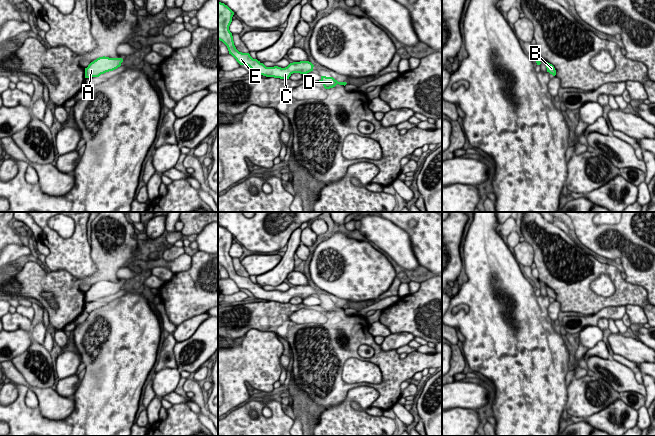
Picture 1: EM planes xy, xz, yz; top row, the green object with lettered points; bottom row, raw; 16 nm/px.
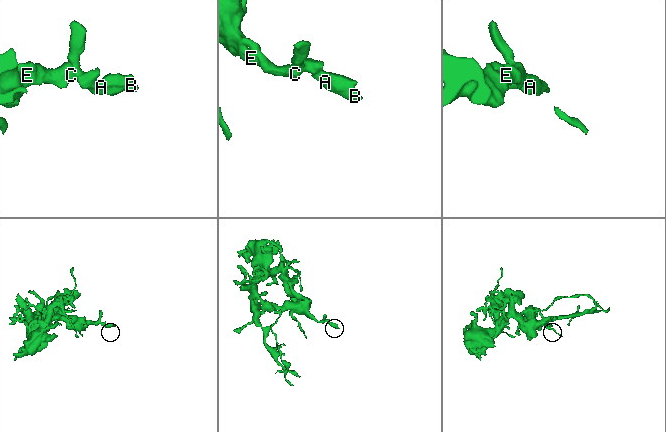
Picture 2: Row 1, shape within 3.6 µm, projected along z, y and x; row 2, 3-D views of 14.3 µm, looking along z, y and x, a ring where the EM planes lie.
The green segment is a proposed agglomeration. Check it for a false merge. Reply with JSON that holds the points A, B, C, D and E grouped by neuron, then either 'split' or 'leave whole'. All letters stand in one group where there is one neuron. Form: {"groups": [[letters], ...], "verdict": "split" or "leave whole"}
{"groups": [["A", "B", "C", "D", "E"]], "verdict": "leave whole"}

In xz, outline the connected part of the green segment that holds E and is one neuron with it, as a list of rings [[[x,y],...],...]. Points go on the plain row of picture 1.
[[[218,225],[218,264],[227,270],[229,278],[240,289],[249,290],[254,295],[254,298],[280,303],[289,303],[293,297],[304,299],[313,295],[314,289],[309,285],[293,286],[285,292],[278,290],[266,291],[257,283],[253,283],[249,277],[239,276],[234,269],[233,260],[229,254],[233,239],[234,236],[227,229]]]

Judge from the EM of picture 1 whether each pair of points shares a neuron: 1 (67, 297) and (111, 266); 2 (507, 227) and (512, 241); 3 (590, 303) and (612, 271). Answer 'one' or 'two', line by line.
1: one
2: one
3: one

